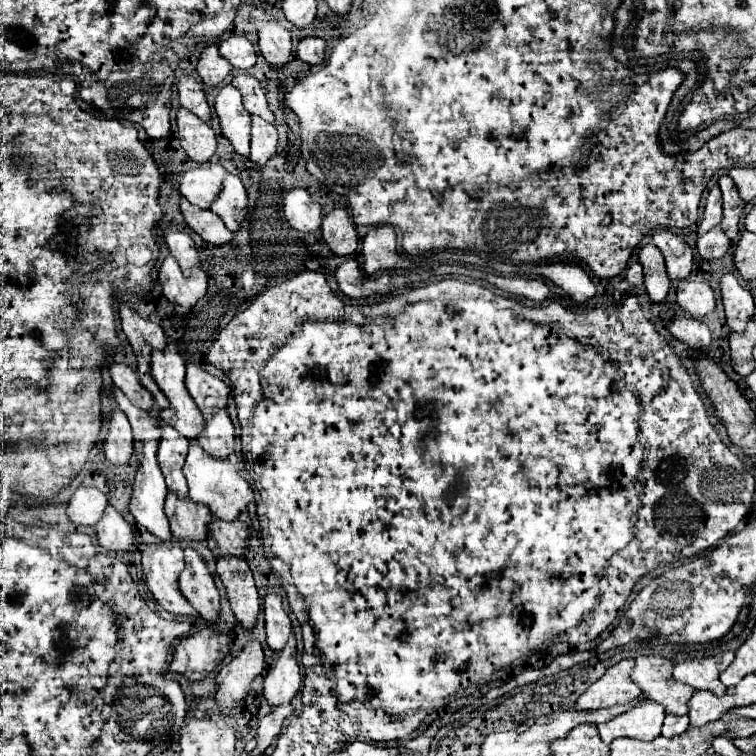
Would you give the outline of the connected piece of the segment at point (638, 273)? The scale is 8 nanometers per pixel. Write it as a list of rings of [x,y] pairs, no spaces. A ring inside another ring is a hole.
[[[632,263],[632,265],[628,267],[626,281],[630,283],[630,287],[638,287],[638,285],[642,285],[642,265],[640,265],[640,263]]]

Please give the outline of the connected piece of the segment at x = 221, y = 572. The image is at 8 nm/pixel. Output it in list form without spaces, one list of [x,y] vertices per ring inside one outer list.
[[[222,555],[218,559],[216,571],[226,587],[226,597],[236,619],[242,623],[244,629],[252,629],[260,613],[260,595],[256,591],[248,563],[242,557]]]

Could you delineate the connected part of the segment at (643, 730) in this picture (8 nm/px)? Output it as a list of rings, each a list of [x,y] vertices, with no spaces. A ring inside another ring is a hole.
[[[642,699],[642,703],[630,707],[616,719],[608,723],[600,723],[598,731],[606,745],[610,745],[618,737],[634,737],[634,739],[650,741],[660,735],[662,721],[664,721],[662,705],[650,699]]]

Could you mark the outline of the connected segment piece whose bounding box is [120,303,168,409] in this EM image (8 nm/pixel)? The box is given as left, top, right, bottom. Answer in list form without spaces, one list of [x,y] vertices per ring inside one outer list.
[[[120,303],[120,319],[122,319],[122,331],[126,333],[136,357],[138,357],[138,373],[140,373],[140,383],[154,395],[158,407],[166,409],[166,397],[162,395],[162,391],[158,389],[158,385],[154,383],[154,379],[150,379],[148,367],[150,367],[150,353],[154,349],[162,349],[166,347],[166,335],[162,331],[162,327],[154,321],[150,321],[148,317],[138,315],[138,311],[132,309],[130,303]]]

